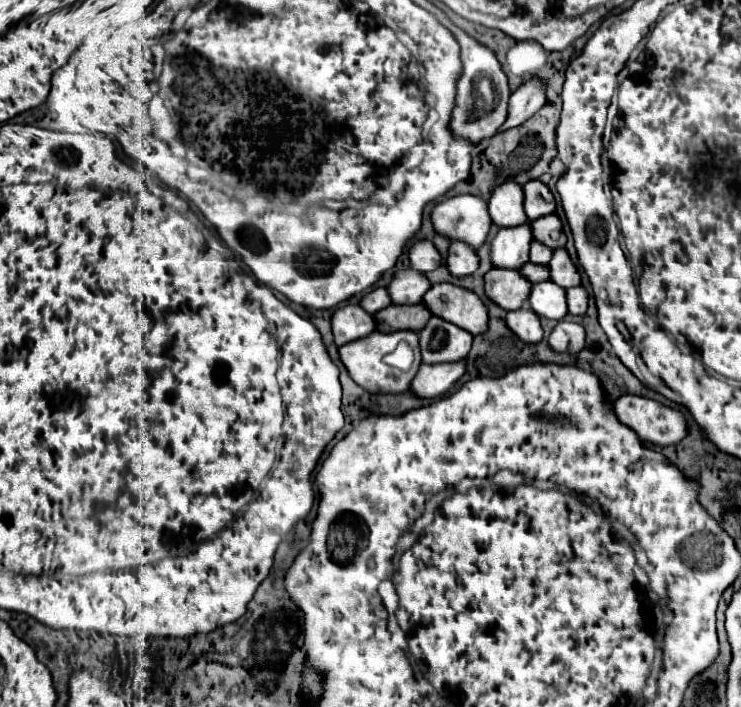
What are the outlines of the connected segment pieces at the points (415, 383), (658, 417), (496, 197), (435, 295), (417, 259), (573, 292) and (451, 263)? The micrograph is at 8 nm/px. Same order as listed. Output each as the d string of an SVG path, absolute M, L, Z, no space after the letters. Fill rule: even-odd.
M464 360L454 364L422 364L416 378L412 380L410 392L418 398L440 398L462 378L464 372Z
M622 394L618 400L614 400L612 410L618 422L636 430L636 434L646 442L668 446L680 442L686 436L684 416L656 400Z
M504 182L498 186L488 202L488 212L492 218L492 224L498 228L512 228L526 224L524 214L524 192L522 186L516 182Z
M434 284L428 294L424 294L422 304L428 306L434 316L462 326L474 336L488 330L486 306L474 292L466 288L454 284Z
M420 240L410 248L410 268L420 270L420 272L430 272L436 270L442 262L436 246L430 240Z
M582 286L570 288L566 290L566 298L568 298L568 312L572 316L584 316L586 306L588 306L588 294Z
M452 242L448 248L446 268L456 278L470 276L478 268L478 256L470 246L466 246L462 242Z

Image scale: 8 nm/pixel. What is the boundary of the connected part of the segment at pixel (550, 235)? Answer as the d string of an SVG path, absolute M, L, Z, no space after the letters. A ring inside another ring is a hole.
M548 214L544 218L538 218L536 222L530 222L530 228L532 228L532 236L536 242L542 242L544 246L552 250L564 248L566 236L562 234L562 224L556 214ZM554 232L558 232L558 238L554 236Z

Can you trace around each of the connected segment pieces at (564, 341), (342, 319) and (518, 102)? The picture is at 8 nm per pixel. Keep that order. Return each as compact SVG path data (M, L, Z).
M558 322L552 334L548 336L548 346L552 346L554 352L568 352L578 354L584 348L586 332L580 324L574 322Z
M358 304L340 306L332 314L332 334L334 344L344 346L358 338L364 338L376 330L376 324L368 312L364 312Z
M534 78L534 80L526 82L526 84L522 84L514 94L510 94L508 116L506 116L506 120L504 120L504 124L500 126L498 132L504 132L504 130L520 126L534 112L538 112L544 104L546 104L544 86L540 84L540 80Z

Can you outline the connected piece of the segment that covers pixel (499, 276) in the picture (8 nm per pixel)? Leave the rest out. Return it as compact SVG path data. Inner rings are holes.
M492 268L484 276L486 296L502 310L518 310L526 304L532 284L516 270L496 270Z

